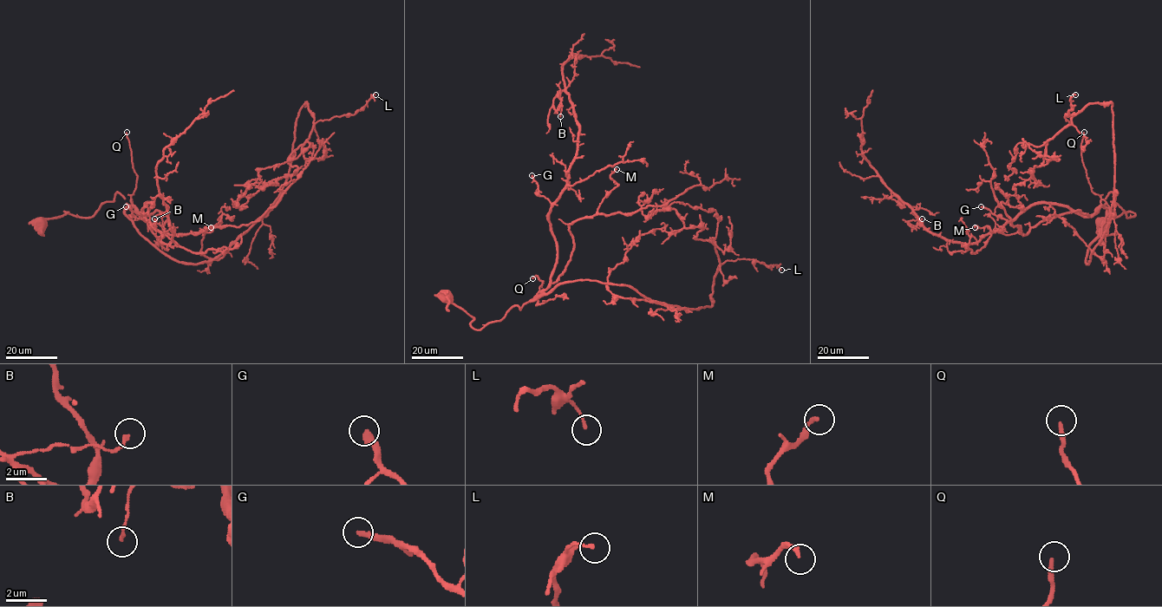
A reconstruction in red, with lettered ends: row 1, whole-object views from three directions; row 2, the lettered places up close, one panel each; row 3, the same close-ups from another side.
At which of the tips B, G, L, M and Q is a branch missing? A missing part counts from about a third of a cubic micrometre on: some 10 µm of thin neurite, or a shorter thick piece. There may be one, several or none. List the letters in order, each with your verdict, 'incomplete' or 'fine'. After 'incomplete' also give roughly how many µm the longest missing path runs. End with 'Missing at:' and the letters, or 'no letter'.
B: fine
G: incomplete; about 40 µm are missing
L: fine
M: fine
Q: incomplete; about 45 µm are missing
Missing at: G, Q

